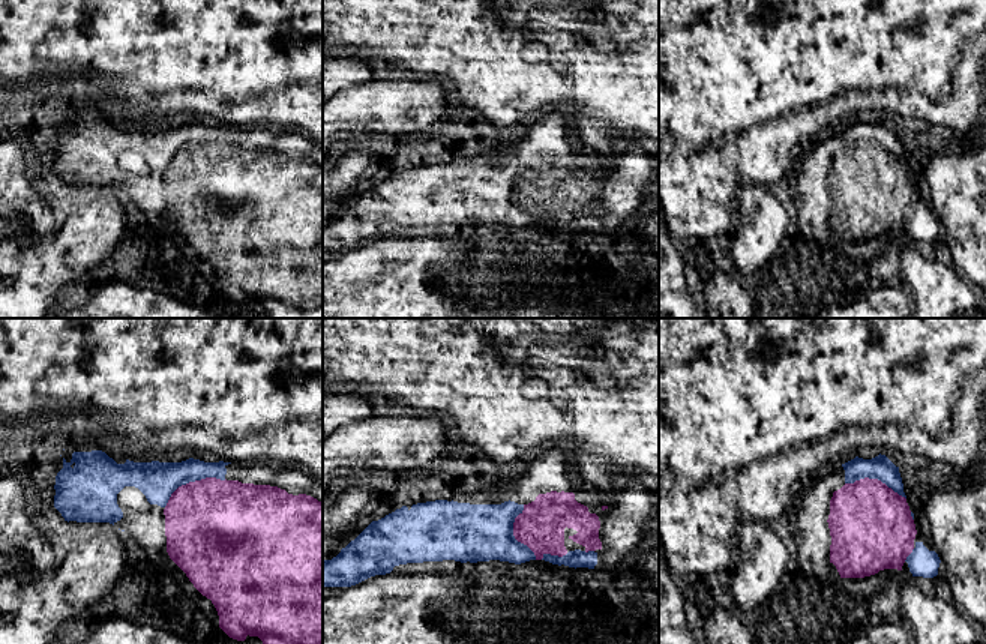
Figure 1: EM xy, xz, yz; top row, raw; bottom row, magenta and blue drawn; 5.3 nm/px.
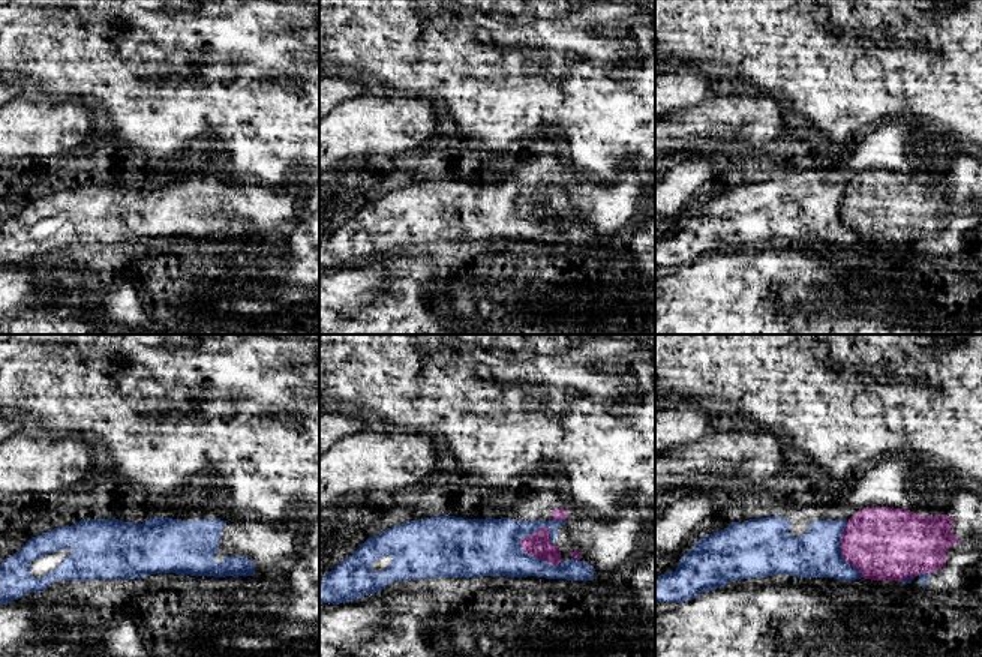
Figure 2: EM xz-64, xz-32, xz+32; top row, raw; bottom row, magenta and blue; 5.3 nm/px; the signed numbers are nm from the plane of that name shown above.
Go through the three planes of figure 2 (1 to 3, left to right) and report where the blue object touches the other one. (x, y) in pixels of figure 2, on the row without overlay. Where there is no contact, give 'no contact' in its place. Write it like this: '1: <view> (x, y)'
1: no contact
2: xz-32 (538, 222)
3: xz+32 (841, 213)

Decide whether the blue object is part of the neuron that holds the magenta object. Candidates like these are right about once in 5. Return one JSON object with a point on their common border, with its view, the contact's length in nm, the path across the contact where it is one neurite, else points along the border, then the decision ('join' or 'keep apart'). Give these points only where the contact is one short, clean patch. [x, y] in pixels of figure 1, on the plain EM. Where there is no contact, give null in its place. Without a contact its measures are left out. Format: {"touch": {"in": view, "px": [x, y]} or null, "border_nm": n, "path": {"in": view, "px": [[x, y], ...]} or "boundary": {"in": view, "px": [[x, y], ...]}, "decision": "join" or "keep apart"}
{"touch": {"in": "xy", "px": [192, 146]}, "border_nm": 360, "decision": "join"}

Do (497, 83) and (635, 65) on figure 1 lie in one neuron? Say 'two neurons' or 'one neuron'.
one neuron

